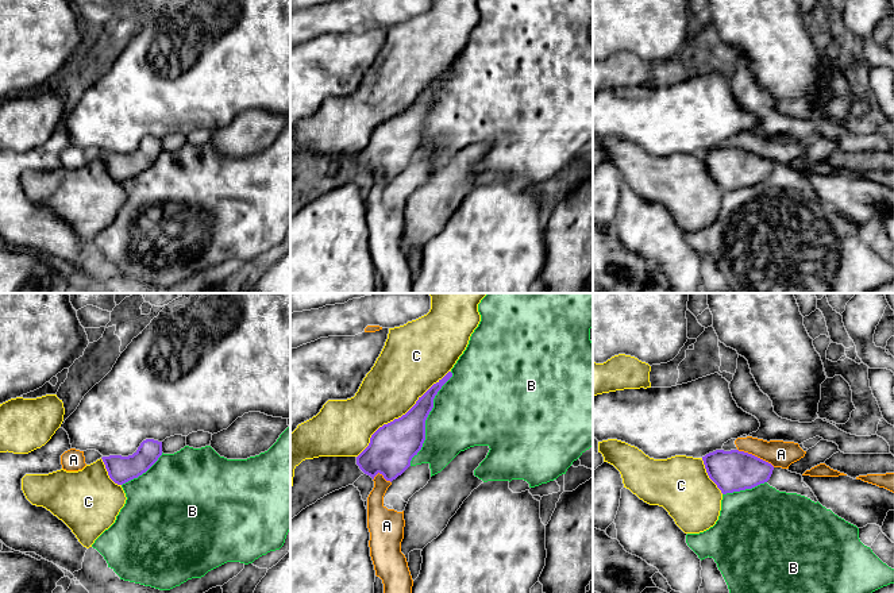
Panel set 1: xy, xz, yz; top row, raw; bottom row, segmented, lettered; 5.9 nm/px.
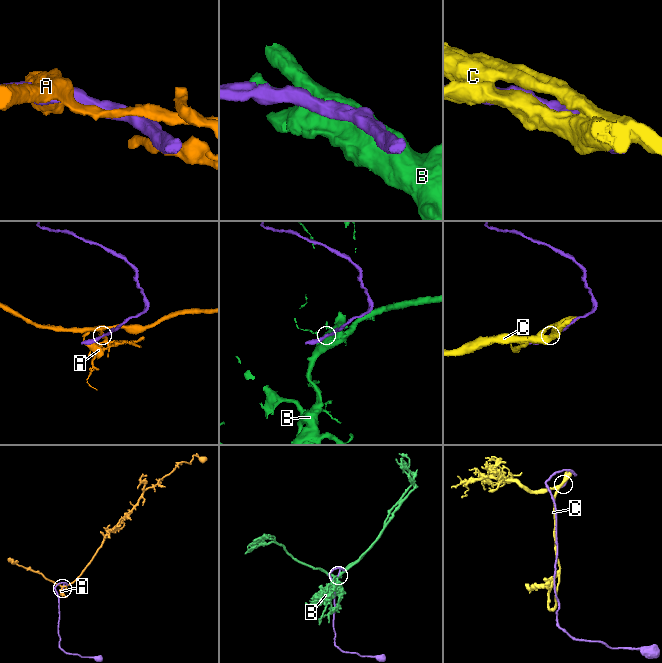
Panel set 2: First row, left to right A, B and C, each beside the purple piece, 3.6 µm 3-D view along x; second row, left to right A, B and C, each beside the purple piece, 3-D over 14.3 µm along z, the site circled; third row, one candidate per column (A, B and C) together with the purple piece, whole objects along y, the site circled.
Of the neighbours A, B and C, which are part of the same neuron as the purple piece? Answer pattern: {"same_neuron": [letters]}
{"same_neuron": ["C"]}

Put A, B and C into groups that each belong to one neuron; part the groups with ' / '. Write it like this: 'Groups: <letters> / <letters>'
Groups: A / B / C

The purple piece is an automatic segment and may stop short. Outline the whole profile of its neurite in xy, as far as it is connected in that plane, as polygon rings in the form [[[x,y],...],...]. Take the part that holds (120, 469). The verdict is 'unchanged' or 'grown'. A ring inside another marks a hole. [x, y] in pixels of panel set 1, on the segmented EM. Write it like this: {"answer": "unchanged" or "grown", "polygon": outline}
{"answer": "grown", "polygon": [[[146,439],[132,455],[103,457],[78,471],[26,474],[22,490],[32,505],[50,511],[89,548],[124,507],[122,485],[146,473],[161,455],[162,442]]]}

